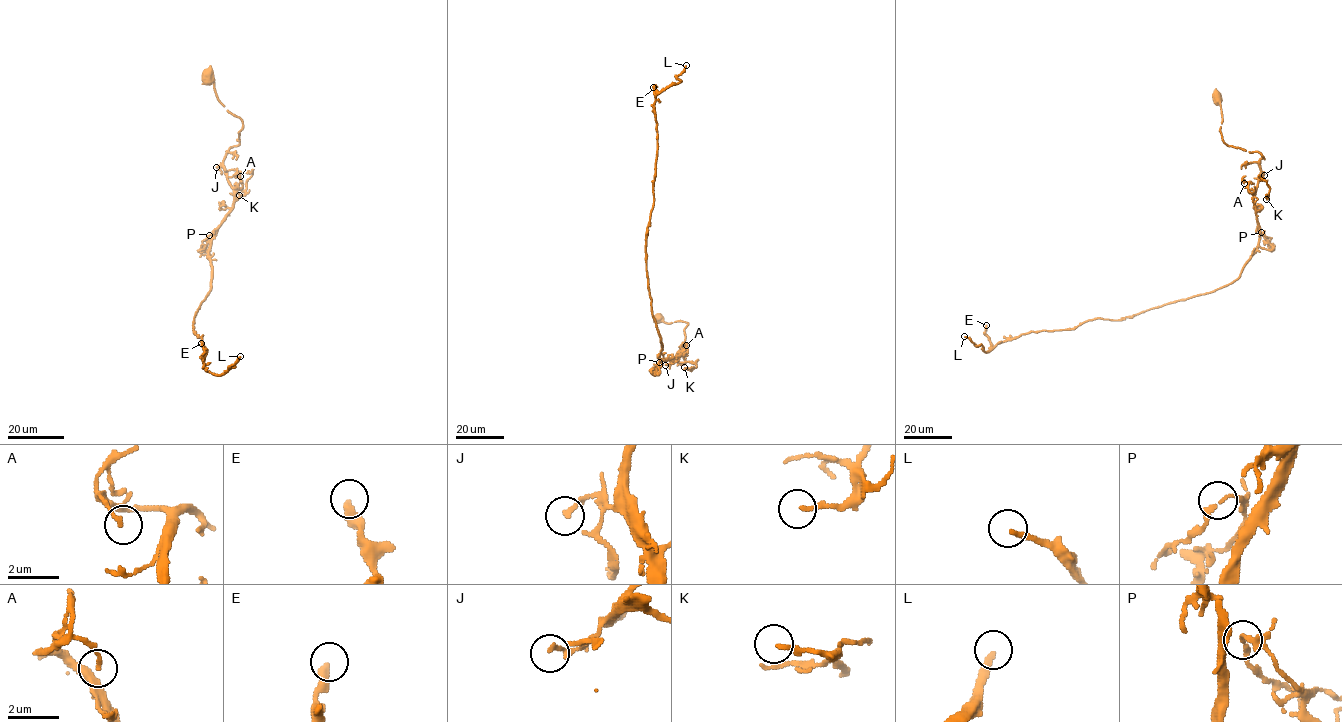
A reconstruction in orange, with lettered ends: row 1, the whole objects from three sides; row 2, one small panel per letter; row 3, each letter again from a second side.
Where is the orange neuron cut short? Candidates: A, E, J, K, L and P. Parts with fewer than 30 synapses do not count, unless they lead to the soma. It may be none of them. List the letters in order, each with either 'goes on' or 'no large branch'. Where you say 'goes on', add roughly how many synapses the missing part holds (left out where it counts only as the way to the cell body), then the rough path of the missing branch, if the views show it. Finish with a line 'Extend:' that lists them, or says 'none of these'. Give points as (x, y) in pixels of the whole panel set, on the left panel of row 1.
A: no large branch
E: no large branch
J: no large branch
K: no large branch
L: goes on; 450 synapses; course (240, 356), (238, 336), (258, 314), (311, 310), (318, 304), (315, 286), (331, 280), (402, 291)
P: no large branch
Extend: L

